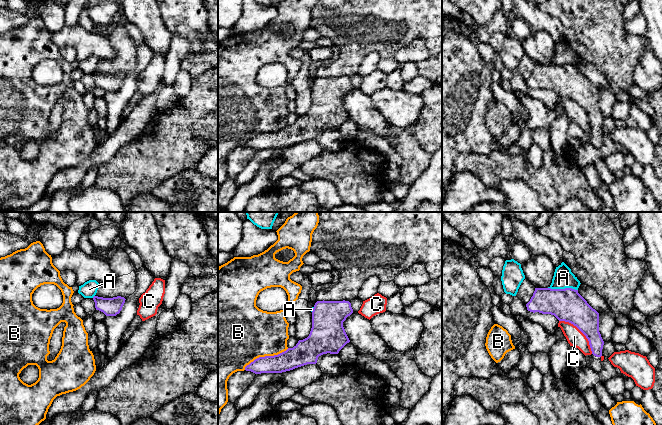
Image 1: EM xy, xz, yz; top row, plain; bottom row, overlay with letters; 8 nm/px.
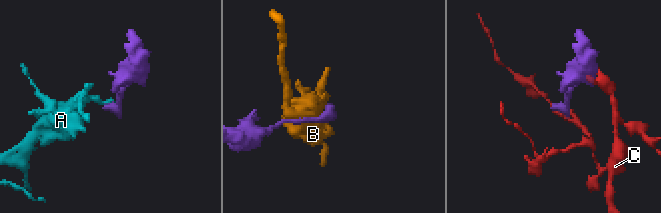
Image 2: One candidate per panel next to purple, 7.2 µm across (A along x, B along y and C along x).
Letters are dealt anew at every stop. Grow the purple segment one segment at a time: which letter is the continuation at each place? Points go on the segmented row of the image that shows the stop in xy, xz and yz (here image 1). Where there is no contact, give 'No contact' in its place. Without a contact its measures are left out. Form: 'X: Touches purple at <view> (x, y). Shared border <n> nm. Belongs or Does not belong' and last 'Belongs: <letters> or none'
A: Touches purple at yz (563, 289). Shared border 240 nm. Does not belong
B: Touches purple at xz (265, 356). Shared border 400 nm. Does not belong
C: Touches purple at yz (581, 331). Shared border 380 nm. Does not belong
Belongs: none

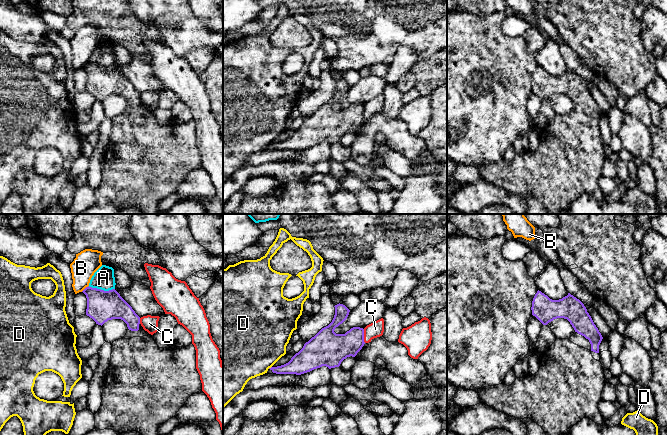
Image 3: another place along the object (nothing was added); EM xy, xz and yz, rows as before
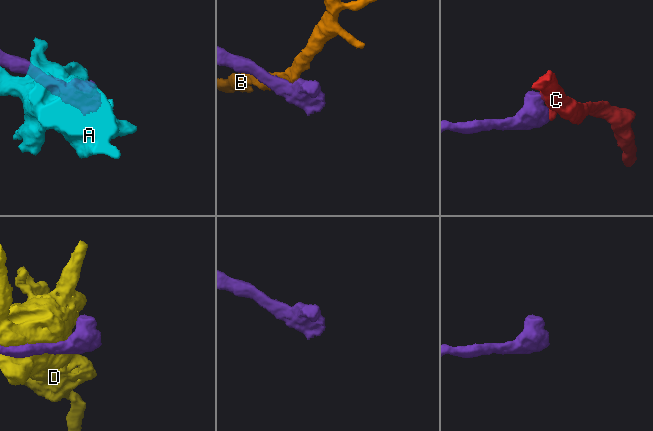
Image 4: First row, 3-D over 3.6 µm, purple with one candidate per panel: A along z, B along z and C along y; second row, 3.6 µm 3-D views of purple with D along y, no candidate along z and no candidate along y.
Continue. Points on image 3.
A: Touches purple at xy (100, 289). Shared border 220 nm. Does not belong
B: Touches purple at xy (85, 288). Shared border 80 nm. Does not belong
C: Touches purple at xz (363, 336). Shared border 110 nm. Does not belong
D: Touches purple at xz (269, 368). Shared border 40 nm. Does not belong
Belongs: none

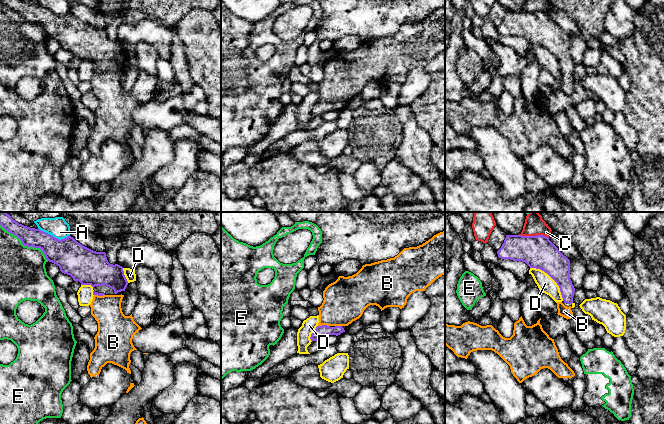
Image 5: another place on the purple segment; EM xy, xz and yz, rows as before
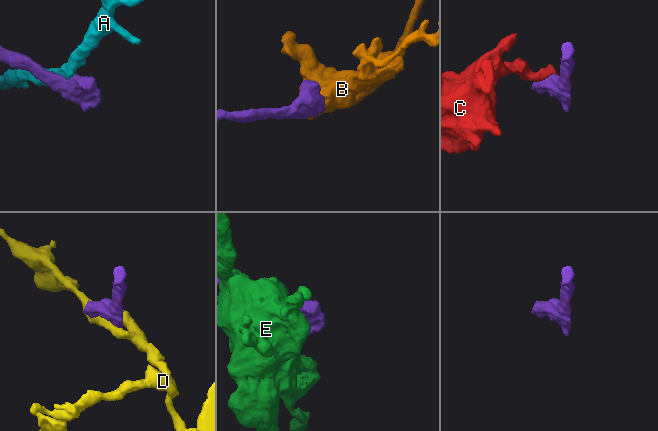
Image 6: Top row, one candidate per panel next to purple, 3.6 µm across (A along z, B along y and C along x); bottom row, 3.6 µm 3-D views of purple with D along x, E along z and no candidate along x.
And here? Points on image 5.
A: Touches purple at xy (54, 237). Shared border 260 nm. Does not belong
B: Touches purple at xz (323, 325). Shared border 100 nm. Belongs
C: Touches purple at yz (534, 236). Shared border 240 nm. Does not belong
D: Touches purple at yz (552, 278). Shared border 380 nm. Does not belong
E: Touches purple at xy (25, 245). Shared border 480 nm. Does not belong
Belongs: B

